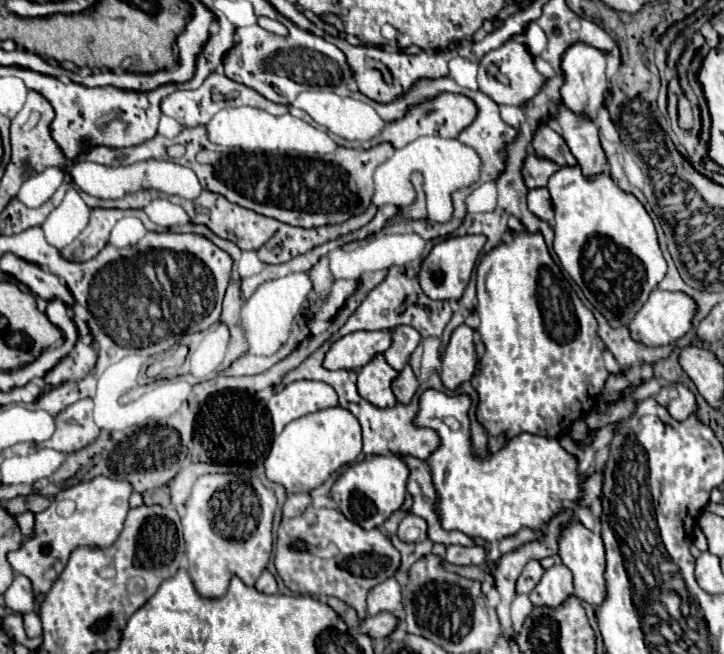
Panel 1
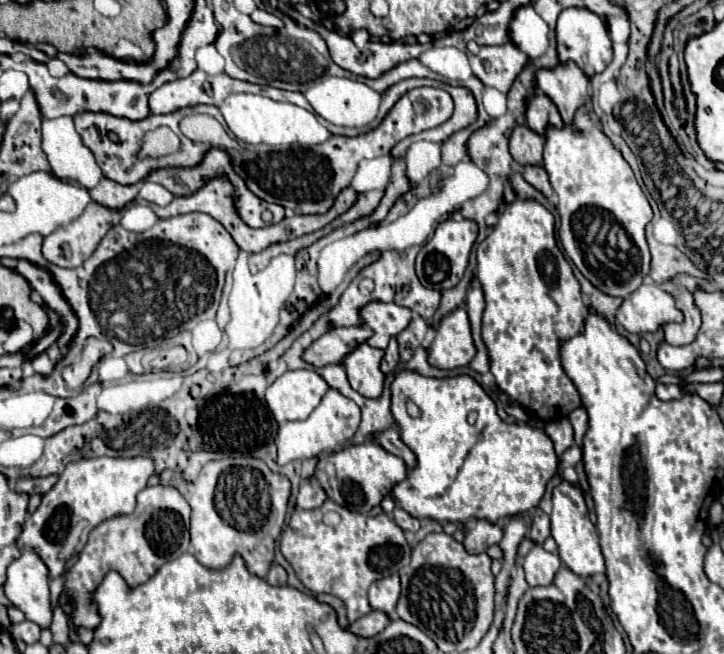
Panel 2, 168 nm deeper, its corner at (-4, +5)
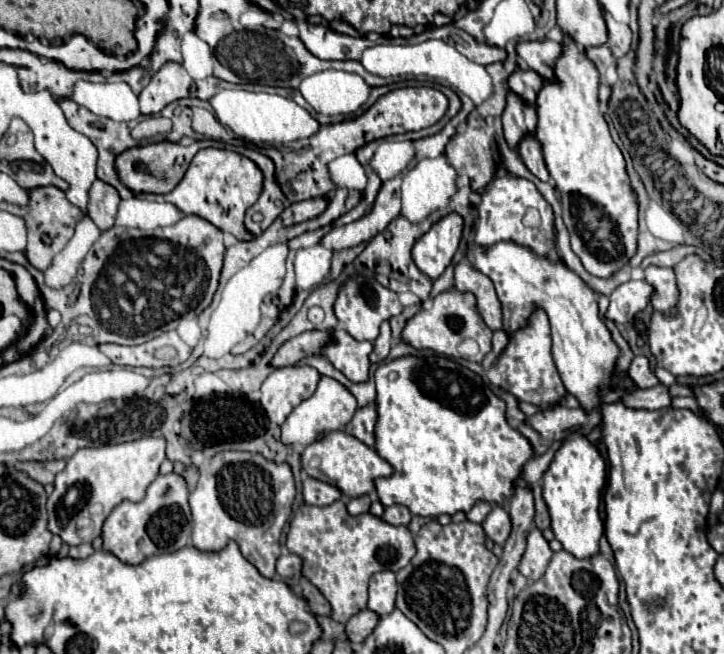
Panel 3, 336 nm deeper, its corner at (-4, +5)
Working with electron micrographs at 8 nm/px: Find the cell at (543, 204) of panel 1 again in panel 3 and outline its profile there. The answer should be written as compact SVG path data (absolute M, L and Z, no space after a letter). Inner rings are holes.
M532 135L524 137L518 145L518 155L524 161L524 165L530 169L530 173L534 173L540 181L550 181L548 169L544 165L542 149L540 149L540 143L536 141L536 137L532 137Z

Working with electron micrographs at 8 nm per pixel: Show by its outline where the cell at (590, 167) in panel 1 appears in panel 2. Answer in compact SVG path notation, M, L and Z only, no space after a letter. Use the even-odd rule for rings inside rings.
M572 61L558 63L552 69L538 69L534 77L536 77L536 87L556 103L564 123L572 119L580 103L588 101L586 97L588 77Z

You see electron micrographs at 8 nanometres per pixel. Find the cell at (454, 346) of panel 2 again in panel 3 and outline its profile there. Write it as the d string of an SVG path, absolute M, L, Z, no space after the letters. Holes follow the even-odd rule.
M456 289L436 295L428 309L420 309L412 319L408 319L408 323L402 331L402 337L414 349L432 349L446 357L465 358L473 362L479 360L478 363L481 363L486 353L490 353L490 349L492 349L492 343L490 343L492 331L486 327L486 323L478 315L474 295L460 293ZM464 339L467 341L466 345L460 345L460 341ZM477 345L480 349L477 349ZM478 350L480 351L478 352Z

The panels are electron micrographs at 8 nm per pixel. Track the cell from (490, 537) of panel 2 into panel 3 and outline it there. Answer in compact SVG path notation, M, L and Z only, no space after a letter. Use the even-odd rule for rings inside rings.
M494 505L492 511L486 515L486 519L482 523L482 529L484 529L484 535L490 541L502 545L510 535L510 517L508 517L508 513L500 505Z

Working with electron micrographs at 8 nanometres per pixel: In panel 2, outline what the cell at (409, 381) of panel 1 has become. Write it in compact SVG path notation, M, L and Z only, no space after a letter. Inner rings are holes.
M390 337L390 343L388 343L388 347L384 349L384 359L382 359L382 363L380 363L380 369L382 369L382 373L392 373L394 371L394 367L396 367L396 363L398 363L398 343L396 343L396 337Z

